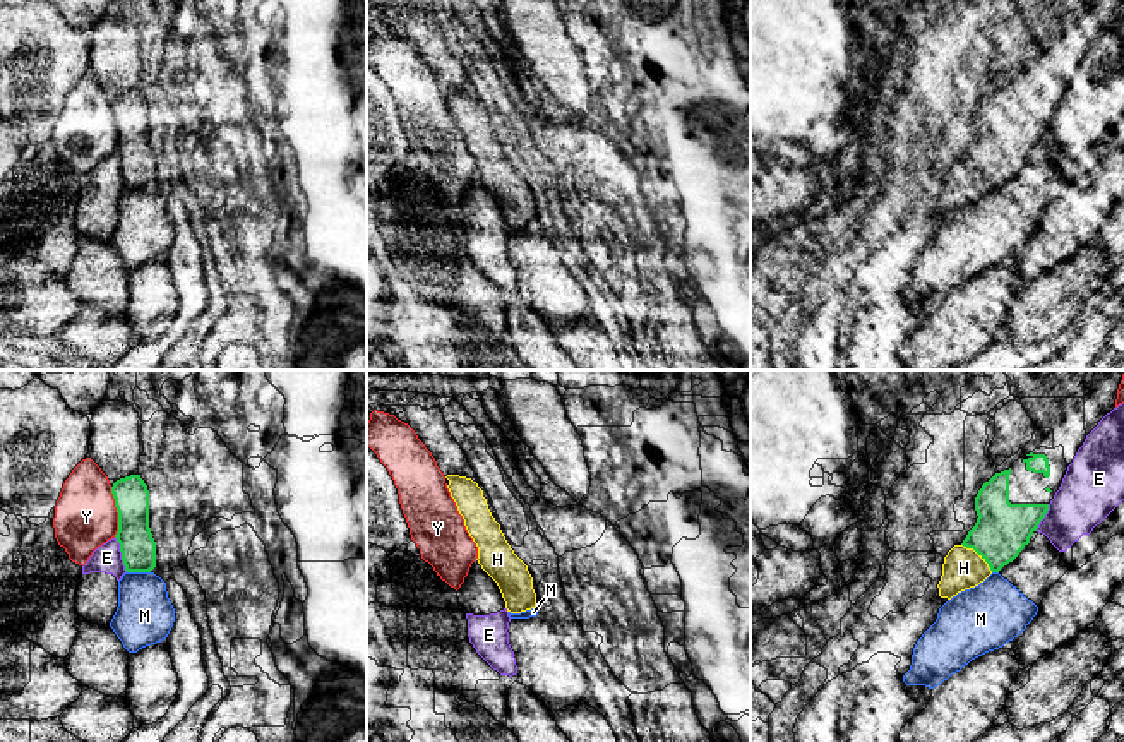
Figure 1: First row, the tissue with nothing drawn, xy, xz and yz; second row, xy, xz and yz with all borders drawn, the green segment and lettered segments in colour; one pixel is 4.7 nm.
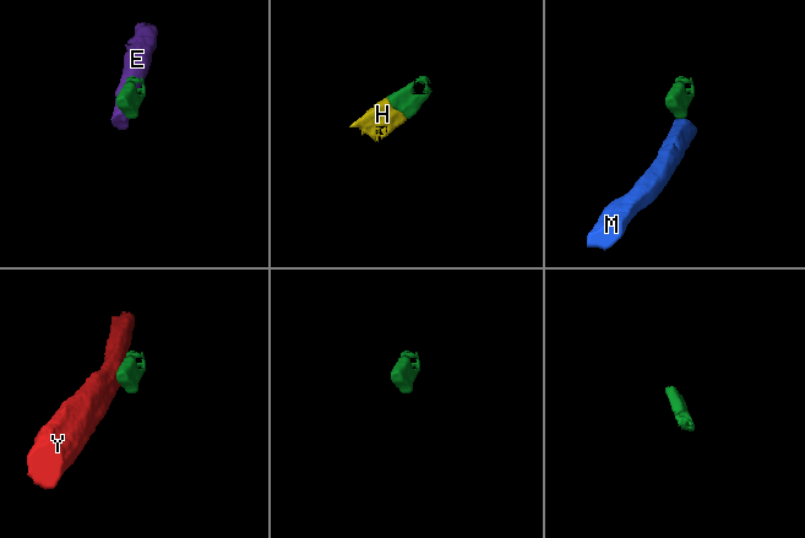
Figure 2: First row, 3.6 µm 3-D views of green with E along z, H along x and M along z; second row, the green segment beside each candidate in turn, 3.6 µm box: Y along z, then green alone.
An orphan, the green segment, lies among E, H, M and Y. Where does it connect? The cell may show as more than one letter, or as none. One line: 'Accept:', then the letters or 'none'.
Accept: H

